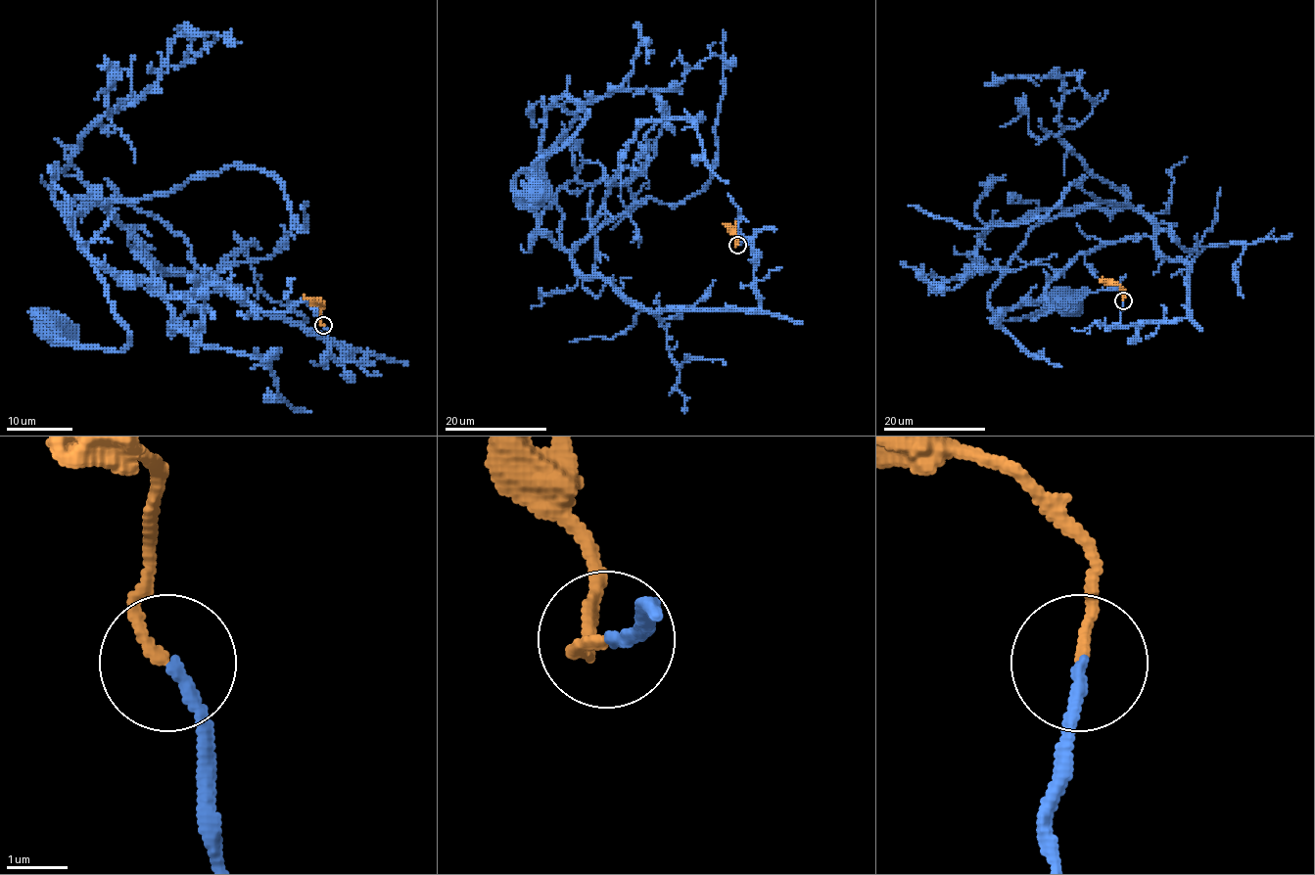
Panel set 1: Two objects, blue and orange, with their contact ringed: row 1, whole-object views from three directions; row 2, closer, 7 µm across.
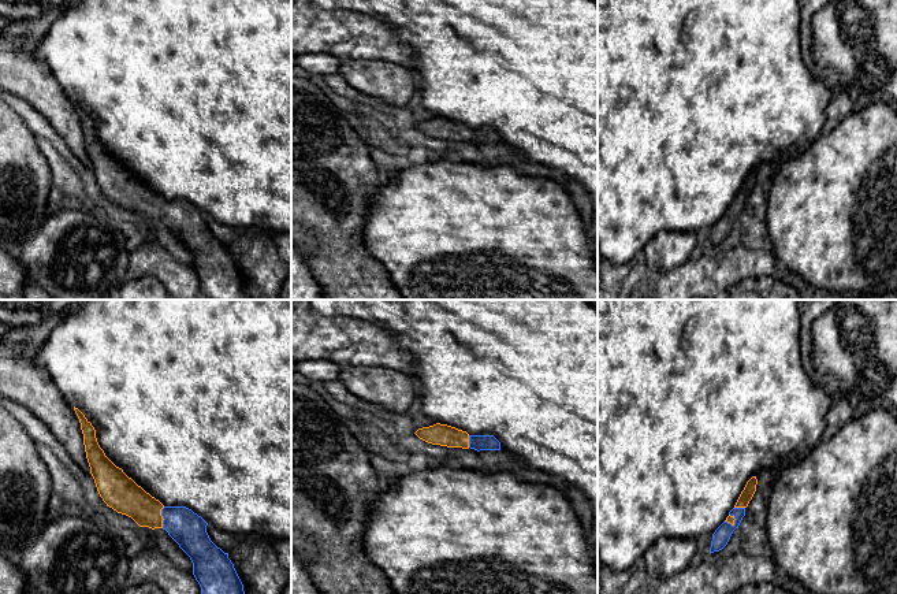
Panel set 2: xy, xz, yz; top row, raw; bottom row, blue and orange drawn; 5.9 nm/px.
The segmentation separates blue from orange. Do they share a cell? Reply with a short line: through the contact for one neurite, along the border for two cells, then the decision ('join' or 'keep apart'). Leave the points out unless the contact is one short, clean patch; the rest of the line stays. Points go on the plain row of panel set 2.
line xy (189, 223), (174, 212), (163, 211), (145, 204), (126, 190); join

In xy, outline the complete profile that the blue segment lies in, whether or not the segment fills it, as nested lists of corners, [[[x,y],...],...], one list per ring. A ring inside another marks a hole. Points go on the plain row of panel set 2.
[[[75,100],[74,104],[81,116],[90,167],[107,200],[131,211],[139,220],[168,226],[193,256],[202,300],[252,300],[228,246],[211,234],[208,216],[186,200],[164,200],[138,179],[105,149],[85,108]]]

